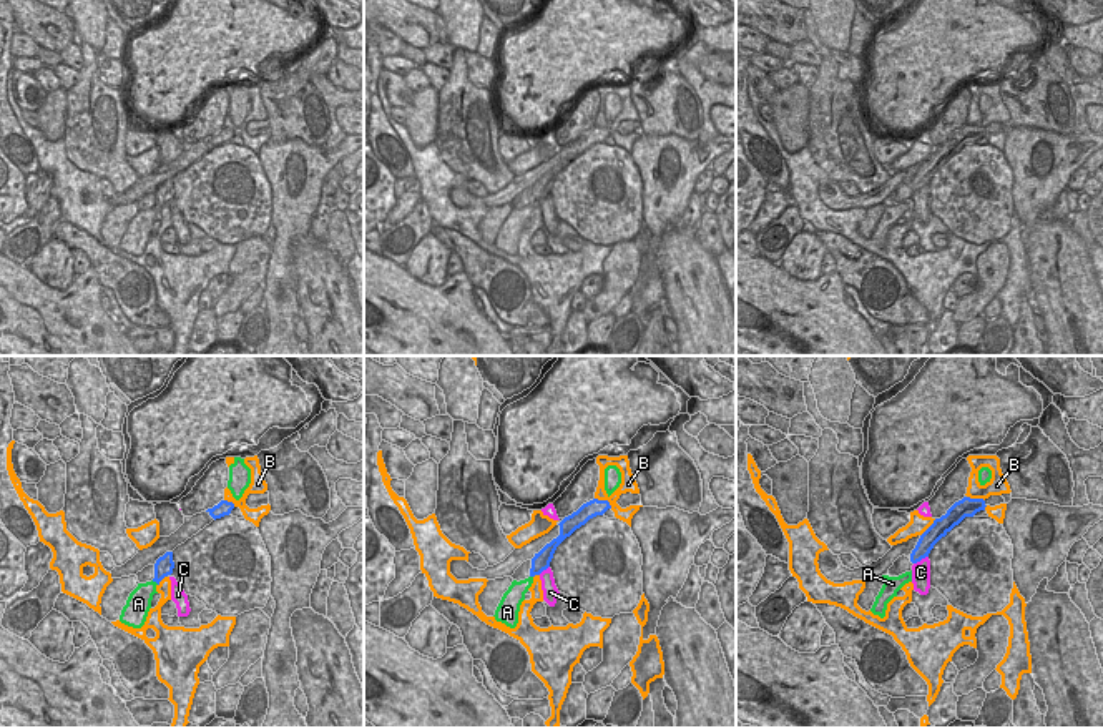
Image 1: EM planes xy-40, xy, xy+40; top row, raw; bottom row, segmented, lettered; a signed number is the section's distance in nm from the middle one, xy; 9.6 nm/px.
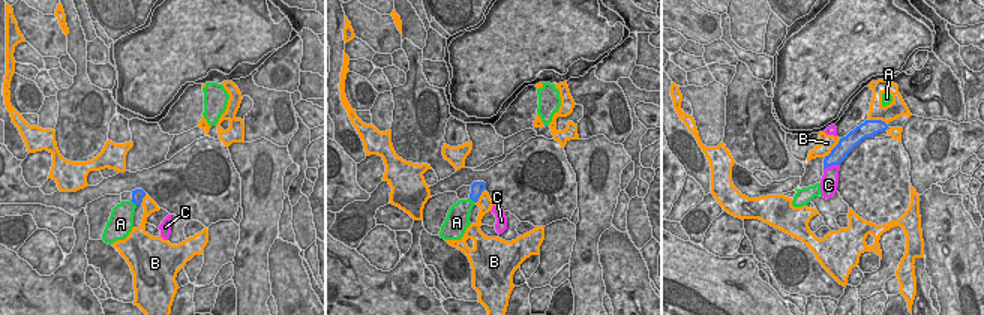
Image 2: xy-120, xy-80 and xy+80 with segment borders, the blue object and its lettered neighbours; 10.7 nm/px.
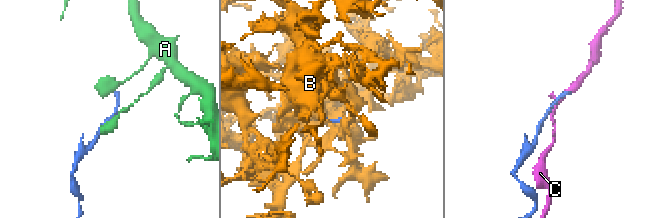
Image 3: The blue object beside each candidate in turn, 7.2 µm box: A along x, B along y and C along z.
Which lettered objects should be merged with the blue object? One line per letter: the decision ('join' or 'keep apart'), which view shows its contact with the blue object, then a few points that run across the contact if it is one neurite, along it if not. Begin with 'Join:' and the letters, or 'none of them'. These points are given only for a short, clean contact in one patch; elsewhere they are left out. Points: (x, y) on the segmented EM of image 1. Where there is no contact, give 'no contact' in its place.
Join: none of them
A: keep apart; contact in xy-40
B: keep apart; contact in xy
C: keep apart; contact in xy+40

